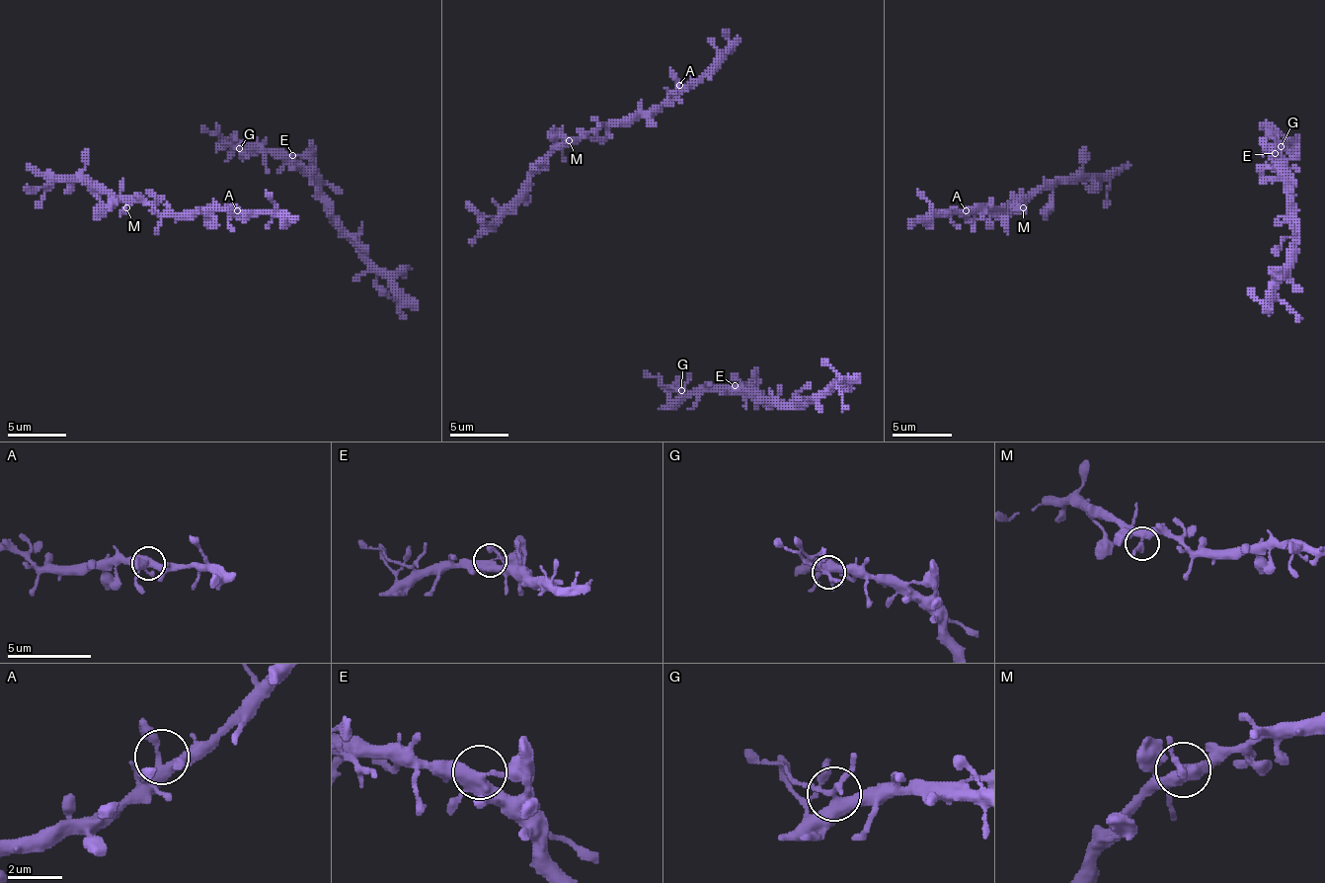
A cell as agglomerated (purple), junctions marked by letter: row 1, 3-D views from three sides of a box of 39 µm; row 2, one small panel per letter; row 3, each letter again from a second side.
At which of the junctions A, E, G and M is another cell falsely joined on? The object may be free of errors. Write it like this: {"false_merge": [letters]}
{"false_merge": ["G"]}

